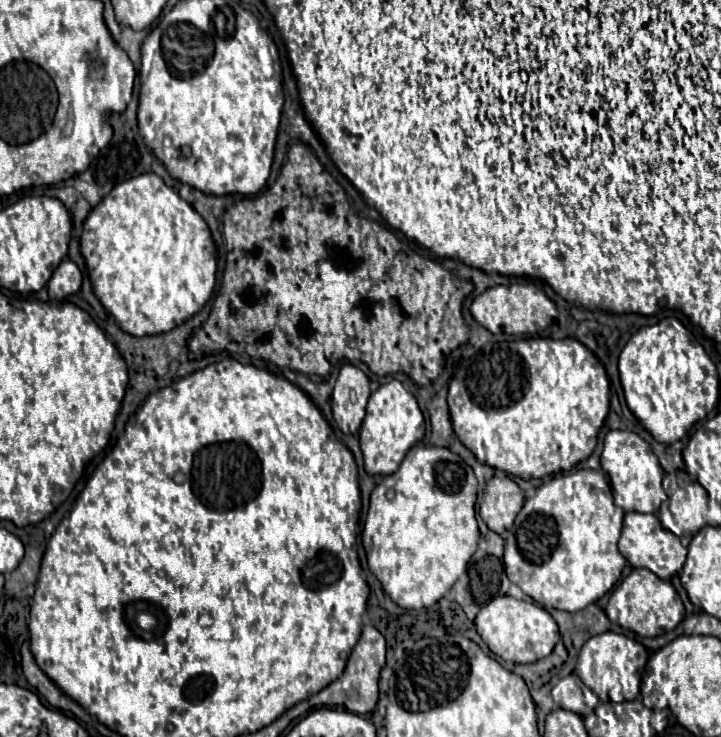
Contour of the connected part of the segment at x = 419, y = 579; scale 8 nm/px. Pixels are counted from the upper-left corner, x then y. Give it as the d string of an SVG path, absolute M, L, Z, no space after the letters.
M414 446L402 460L400 468L394 474L384 476L372 490L362 544L372 574L400 608L418 610L434 606L454 586L458 576L466 572L480 538L474 510L476 492L478 482L472 468L458 454L438 446Z

